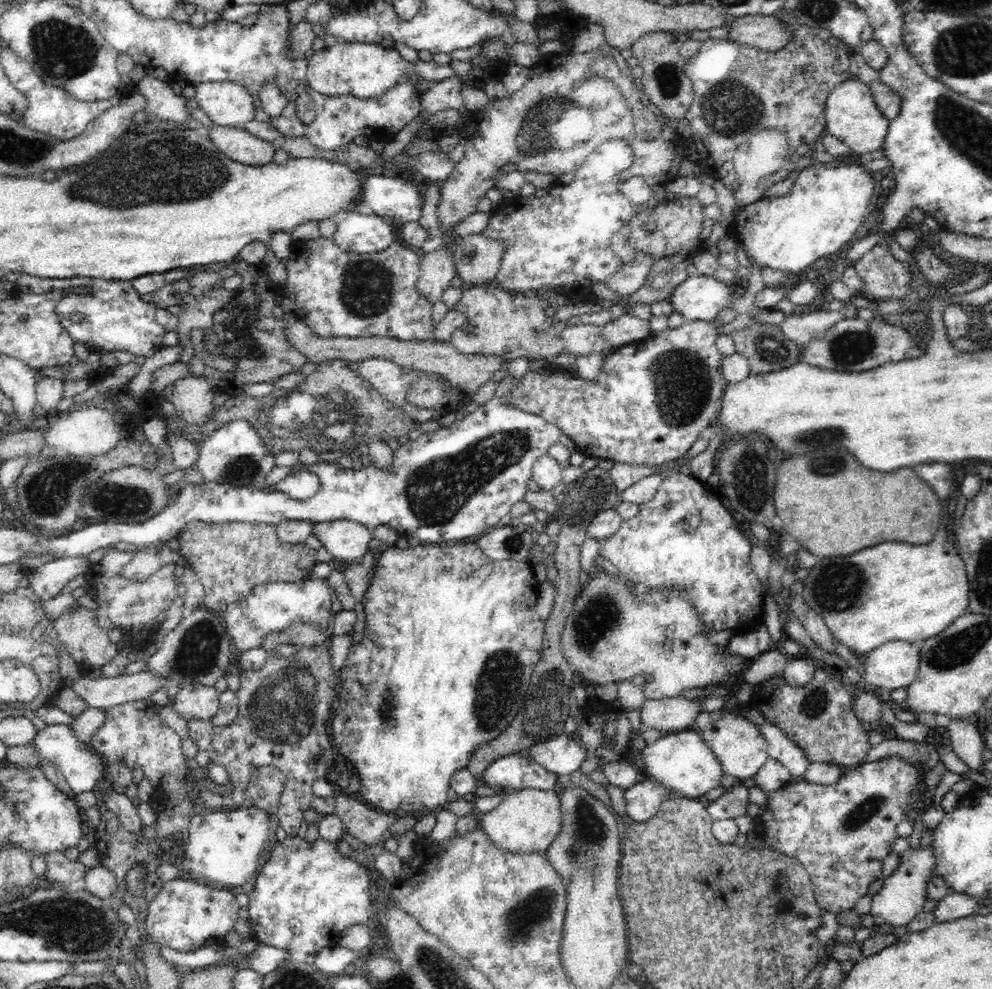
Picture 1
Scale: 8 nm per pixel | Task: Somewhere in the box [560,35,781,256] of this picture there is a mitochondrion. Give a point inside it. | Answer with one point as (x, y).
(729, 109)

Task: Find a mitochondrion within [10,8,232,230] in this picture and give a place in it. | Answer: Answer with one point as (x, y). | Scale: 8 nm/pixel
(62, 51)

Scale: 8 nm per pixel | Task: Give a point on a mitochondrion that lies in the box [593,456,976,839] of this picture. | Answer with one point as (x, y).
(837, 587)

